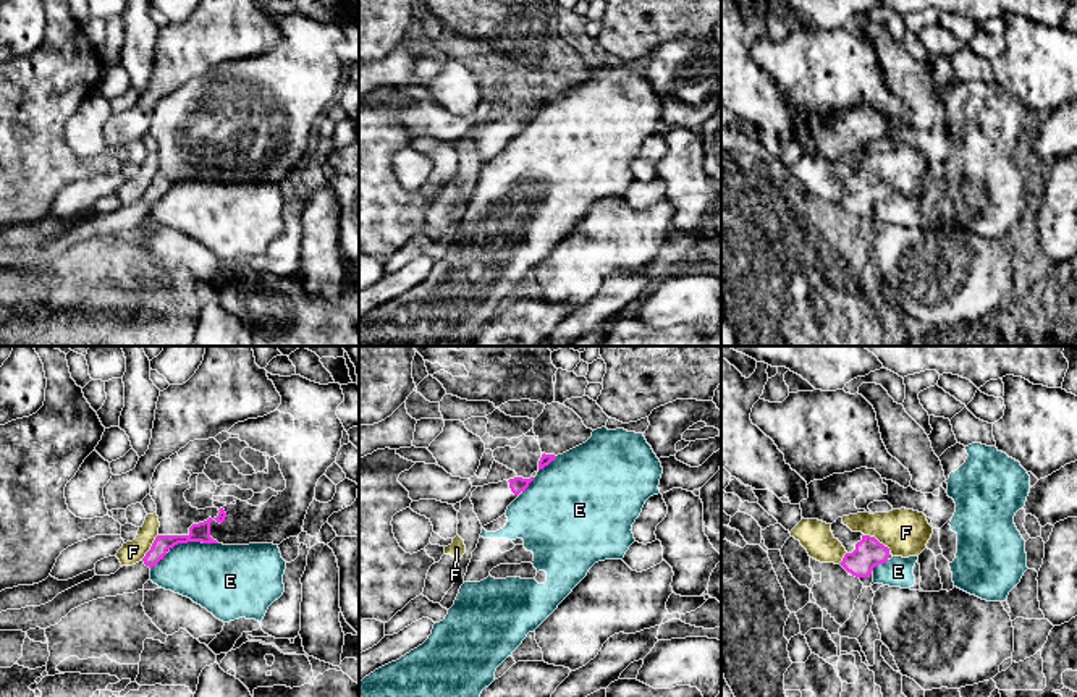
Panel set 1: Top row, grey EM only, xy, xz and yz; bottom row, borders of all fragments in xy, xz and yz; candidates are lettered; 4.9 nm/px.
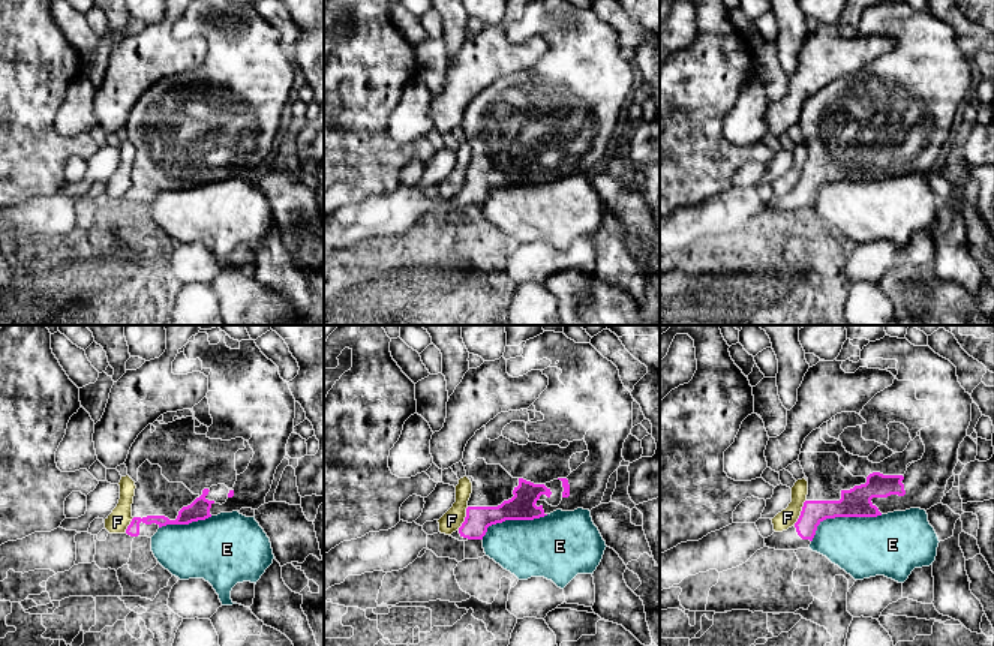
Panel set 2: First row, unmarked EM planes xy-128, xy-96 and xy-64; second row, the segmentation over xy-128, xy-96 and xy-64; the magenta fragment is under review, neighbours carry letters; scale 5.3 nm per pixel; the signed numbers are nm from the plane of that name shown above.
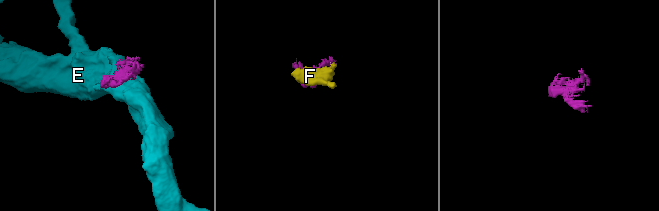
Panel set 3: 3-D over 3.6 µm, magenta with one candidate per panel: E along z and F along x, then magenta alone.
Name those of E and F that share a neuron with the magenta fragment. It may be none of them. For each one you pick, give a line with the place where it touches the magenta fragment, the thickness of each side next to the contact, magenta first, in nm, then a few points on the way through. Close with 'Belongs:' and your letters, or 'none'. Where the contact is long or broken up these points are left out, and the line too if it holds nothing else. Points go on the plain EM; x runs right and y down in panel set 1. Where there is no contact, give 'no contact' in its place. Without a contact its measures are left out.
Belongs: none

